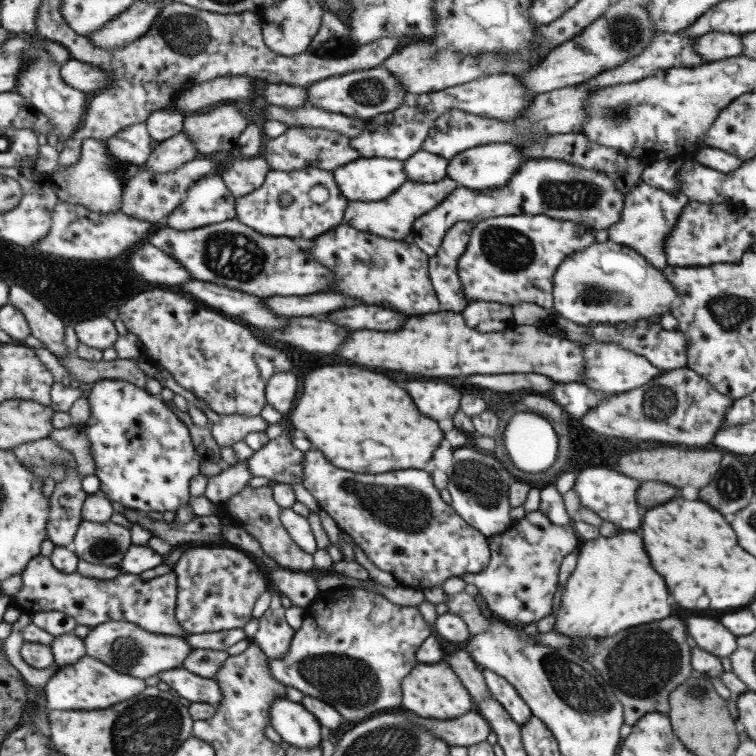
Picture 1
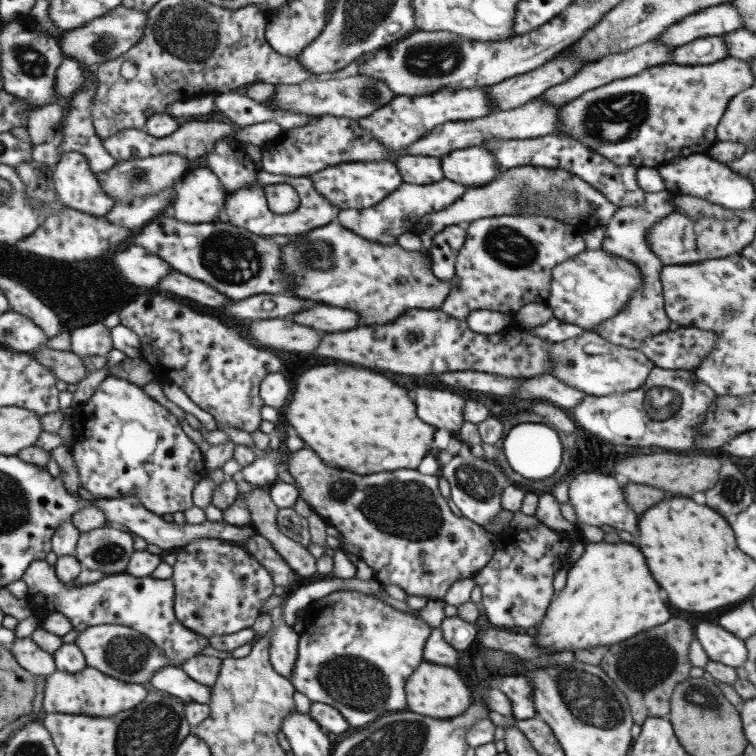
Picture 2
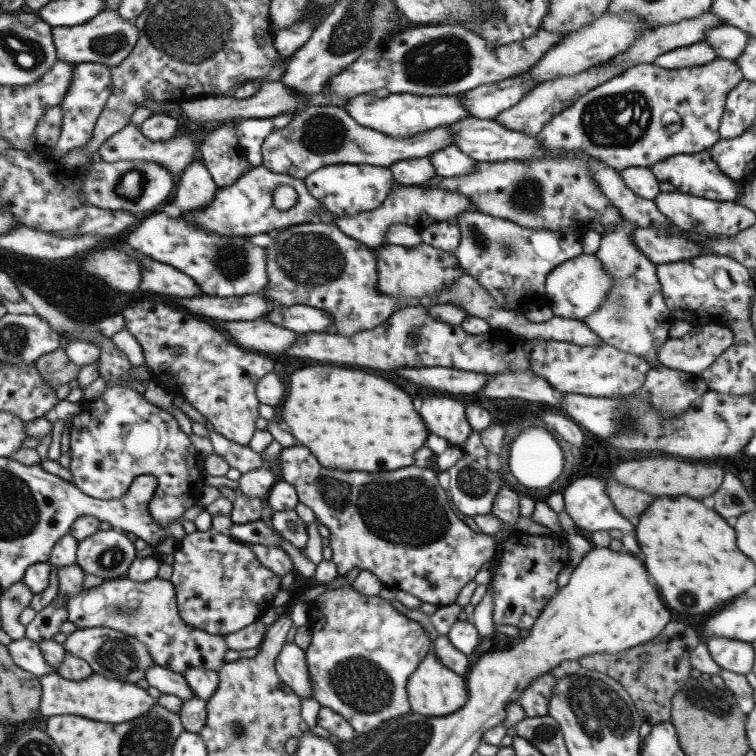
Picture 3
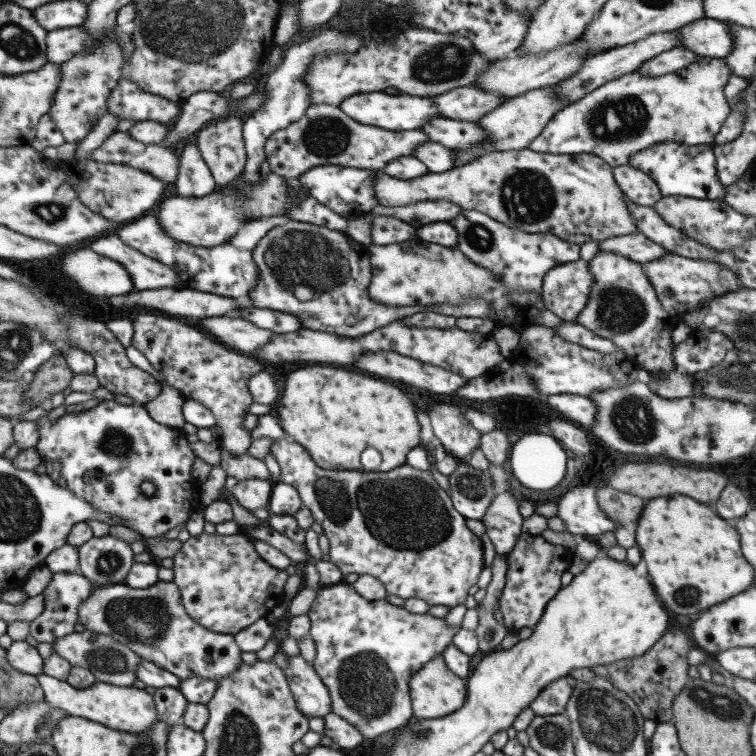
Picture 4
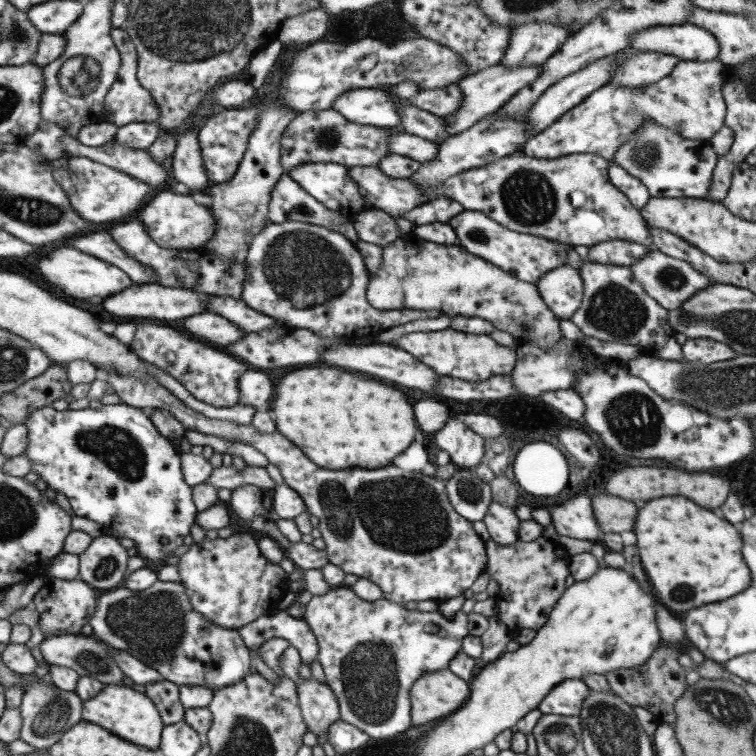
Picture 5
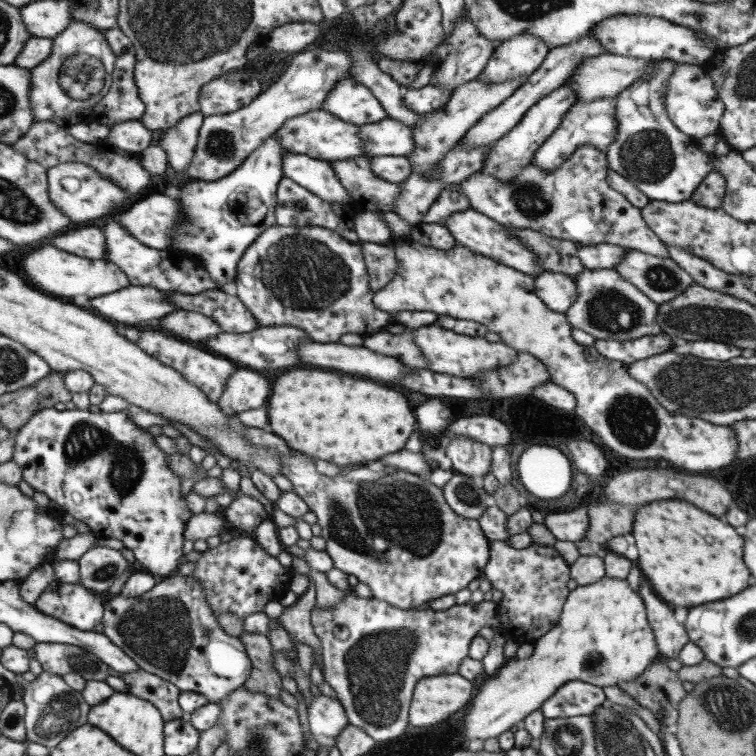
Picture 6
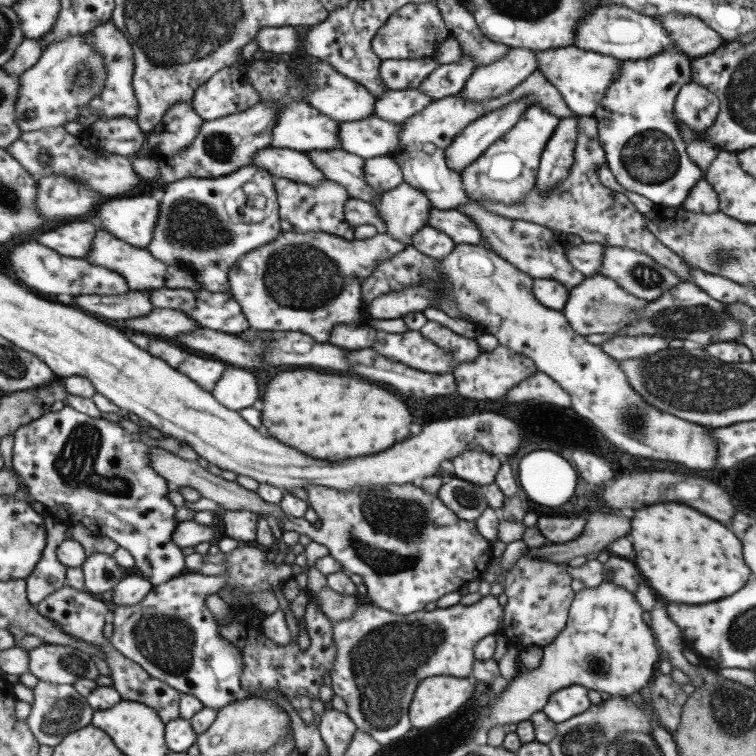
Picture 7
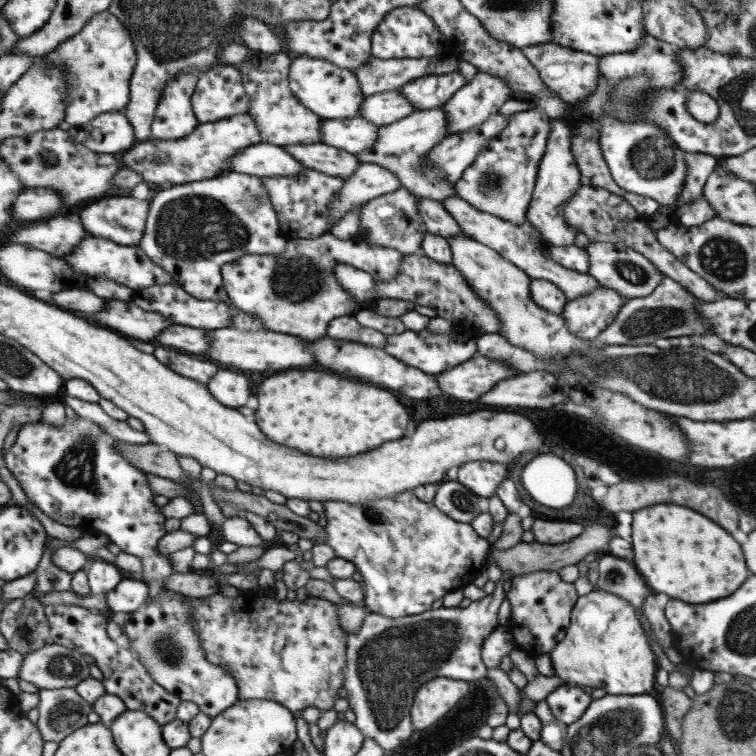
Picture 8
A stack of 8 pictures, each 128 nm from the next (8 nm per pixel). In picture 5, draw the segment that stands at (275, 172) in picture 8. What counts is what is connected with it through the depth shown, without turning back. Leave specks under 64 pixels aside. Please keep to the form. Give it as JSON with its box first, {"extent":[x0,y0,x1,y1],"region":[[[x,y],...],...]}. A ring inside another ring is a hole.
{"extent":[288,163,363,214],"region":[[[307,163],[296,166],[288,175],[329,210],[349,214],[353,207],[363,202],[358,185],[343,165]]]}

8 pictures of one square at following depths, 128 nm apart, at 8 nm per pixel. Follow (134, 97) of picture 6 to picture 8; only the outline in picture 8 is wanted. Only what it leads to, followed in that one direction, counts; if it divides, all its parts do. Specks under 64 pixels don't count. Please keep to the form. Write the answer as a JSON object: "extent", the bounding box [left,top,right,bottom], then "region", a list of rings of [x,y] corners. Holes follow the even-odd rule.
{"extent":[42,10,137,125],"region":[[[109,10],[94,14],[78,34],[58,44],[42,59],[60,67],[70,83],[64,120],[82,125],[106,112],[123,112],[130,102],[129,82],[137,63],[136,46],[126,27]]]}

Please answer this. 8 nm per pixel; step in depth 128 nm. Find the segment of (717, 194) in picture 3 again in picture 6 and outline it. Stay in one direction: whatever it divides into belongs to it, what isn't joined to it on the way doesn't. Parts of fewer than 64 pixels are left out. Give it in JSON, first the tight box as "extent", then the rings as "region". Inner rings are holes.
{"extent":[606,59,716,203],"region":[[[667,59],[656,60],[650,78],[630,84],[614,97],[618,135],[606,153],[609,169],[634,183],[650,201],[682,203],[691,200],[700,182],[713,171],[716,158],[700,149],[700,140],[680,132],[666,114],[666,85],[670,83],[676,63]]]}

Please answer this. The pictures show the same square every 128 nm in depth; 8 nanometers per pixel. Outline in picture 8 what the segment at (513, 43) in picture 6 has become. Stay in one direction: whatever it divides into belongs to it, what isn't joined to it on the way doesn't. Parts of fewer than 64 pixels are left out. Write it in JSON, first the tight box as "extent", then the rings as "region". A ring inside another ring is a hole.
{"extent":[442,71,513,138],"region":[[[478,71],[476,77],[457,90],[450,100],[447,100],[442,106],[446,111],[446,121],[448,121],[446,138],[454,136],[454,134],[461,134],[466,130],[476,129],[478,125],[490,118],[490,116],[500,113],[502,104],[509,99],[513,94],[506,79],[500,79],[496,75],[490,73],[482,73]]]}

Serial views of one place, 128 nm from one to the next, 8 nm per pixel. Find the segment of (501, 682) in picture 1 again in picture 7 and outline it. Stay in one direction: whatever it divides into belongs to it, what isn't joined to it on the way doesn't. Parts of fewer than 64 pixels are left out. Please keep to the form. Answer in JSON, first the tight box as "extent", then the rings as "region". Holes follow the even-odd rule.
{"extent":[541,684,590,723],"region":[[[578,684],[564,688],[552,694],[541,711],[556,723],[564,722],[590,708],[588,692],[588,689]]]}

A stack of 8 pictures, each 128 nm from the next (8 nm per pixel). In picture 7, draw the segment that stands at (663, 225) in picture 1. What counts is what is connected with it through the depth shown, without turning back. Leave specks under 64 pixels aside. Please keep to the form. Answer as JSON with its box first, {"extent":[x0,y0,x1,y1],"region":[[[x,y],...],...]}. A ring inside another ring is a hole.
{"extent":[561,274,648,336],"region":[[[602,274],[591,275],[570,290],[570,296],[561,310],[574,331],[582,336],[592,334],[613,334],[622,328],[635,324],[642,318],[642,310],[648,301],[638,298],[624,290],[618,282]]]}

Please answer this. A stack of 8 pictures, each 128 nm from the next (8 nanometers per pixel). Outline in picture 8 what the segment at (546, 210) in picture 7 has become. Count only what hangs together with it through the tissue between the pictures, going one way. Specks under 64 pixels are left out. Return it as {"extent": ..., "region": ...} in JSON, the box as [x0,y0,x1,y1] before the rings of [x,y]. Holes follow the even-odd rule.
{"extent":[563,185,717,301],"region":[[[580,185],[577,193],[574,194],[569,202],[563,206],[566,222],[570,226],[574,226],[576,230],[586,234],[591,243],[594,242],[610,242],[626,248],[634,249],[636,252],[643,254],[654,266],[658,267],[660,273],[667,278],[673,279],[682,285],[692,295],[698,299],[706,301],[716,301],[717,290],[690,270],[688,266],[676,258],[669,250],[666,250],[657,239],[654,231],[648,227],[645,218],[620,196],[611,194],[608,190],[598,188],[594,185]]]}

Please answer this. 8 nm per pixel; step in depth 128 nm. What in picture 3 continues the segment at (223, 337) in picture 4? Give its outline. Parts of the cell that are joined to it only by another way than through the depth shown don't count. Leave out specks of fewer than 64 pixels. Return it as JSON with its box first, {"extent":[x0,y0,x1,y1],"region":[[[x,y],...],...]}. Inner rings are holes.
{"extent":[224,318,298,352],"region":[[[264,318],[250,322],[226,321],[224,330],[230,333],[238,345],[252,352],[284,352],[298,338],[296,332],[276,326]]]}

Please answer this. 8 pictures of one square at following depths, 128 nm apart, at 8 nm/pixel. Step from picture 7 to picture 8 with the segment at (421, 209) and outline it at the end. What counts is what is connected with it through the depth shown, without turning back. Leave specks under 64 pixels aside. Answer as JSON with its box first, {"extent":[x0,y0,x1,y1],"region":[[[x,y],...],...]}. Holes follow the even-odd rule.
{"extent":[352,187,427,255],"region":[[[400,187],[395,192],[384,194],[365,203],[360,210],[360,228],[352,240],[368,242],[372,245],[390,247],[400,251],[403,255],[421,252],[422,239],[427,232],[424,219],[418,213],[419,198],[411,194],[408,189]]]}

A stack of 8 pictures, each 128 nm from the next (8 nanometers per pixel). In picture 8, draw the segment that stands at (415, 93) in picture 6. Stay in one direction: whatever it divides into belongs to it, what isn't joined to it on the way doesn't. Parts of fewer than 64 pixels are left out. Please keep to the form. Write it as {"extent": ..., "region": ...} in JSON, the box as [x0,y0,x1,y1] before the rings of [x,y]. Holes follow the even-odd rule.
{"extent":[360,90,414,127],"region":[[[400,90],[384,91],[364,98],[360,116],[380,127],[398,122],[414,111],[414,105]]]}

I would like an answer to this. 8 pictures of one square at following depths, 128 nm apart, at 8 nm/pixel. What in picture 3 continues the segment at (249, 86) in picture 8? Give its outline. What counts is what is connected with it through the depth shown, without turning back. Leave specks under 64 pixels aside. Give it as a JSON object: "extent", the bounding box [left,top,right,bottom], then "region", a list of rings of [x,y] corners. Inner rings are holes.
{"extent":[261,106,455,179],"region":[[[310,106],[294,115],[284,128],[267,136],[261,147],[262,165],[276,174],[303,179],[324,166],[358,165],[390,167],[410,158],[430,157],[453,145],[455,136],[448,126],[411,136],[393,138],[360,126],[343,108],[337,106]]]}

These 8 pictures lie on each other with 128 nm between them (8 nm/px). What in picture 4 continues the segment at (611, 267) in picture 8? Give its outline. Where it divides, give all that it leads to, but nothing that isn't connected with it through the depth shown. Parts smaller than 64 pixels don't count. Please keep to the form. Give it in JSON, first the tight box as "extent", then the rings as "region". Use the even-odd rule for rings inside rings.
{"extent":[644,253,744,315],"region":[[[671,253],[666,254],[664,258],[644,263],[644,266],[656,295],[670,315],[684,315],[689,310],[698,311],[704,302],[710,302],[726,292],[742,290],[744,287],[734,271],[730,271],[726,266],[721,266],[715,260],[693,259]]]}

